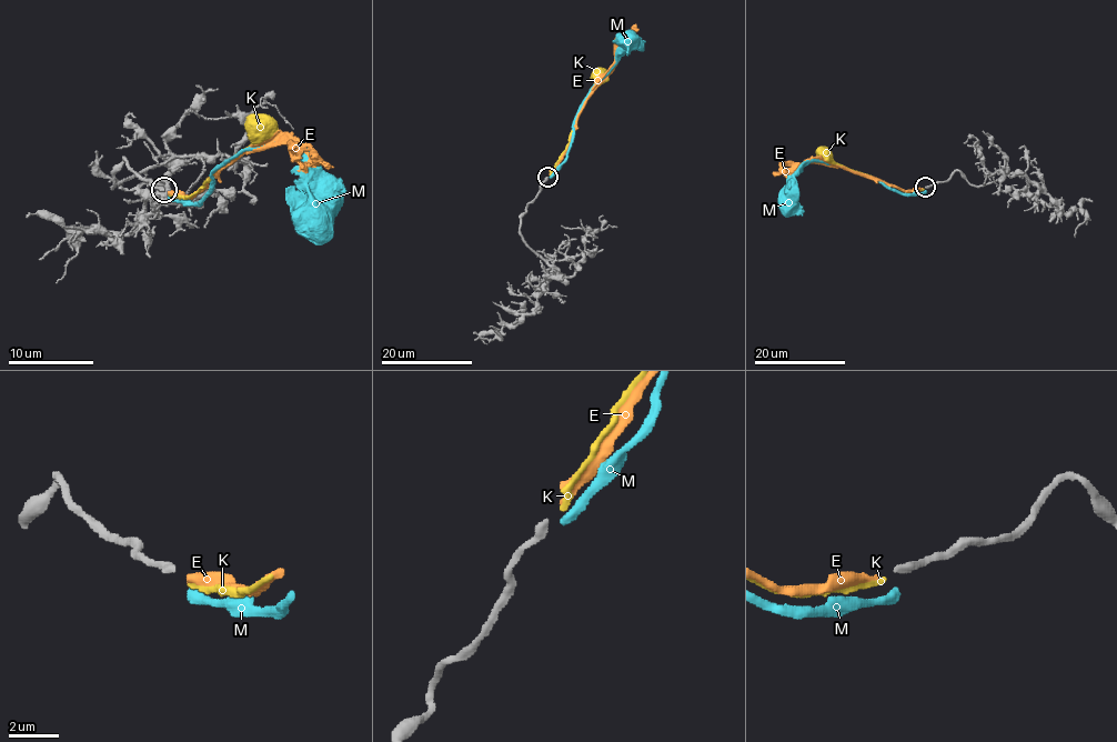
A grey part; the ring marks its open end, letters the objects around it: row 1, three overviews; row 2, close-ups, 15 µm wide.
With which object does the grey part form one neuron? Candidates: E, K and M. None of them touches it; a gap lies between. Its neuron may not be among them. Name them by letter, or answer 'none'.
E

